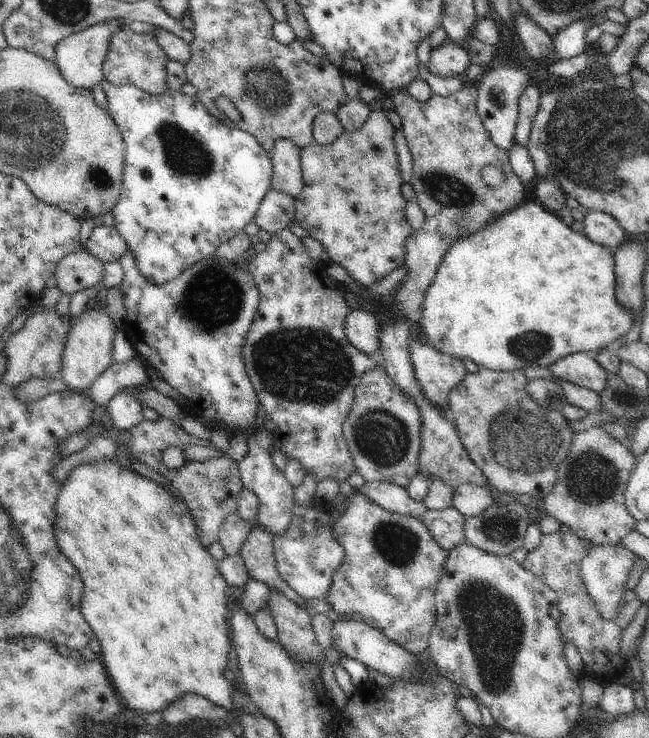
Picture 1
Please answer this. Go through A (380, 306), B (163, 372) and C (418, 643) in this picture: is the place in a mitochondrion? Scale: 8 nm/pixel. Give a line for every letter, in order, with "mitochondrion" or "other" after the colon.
A: other
B: other
C: other

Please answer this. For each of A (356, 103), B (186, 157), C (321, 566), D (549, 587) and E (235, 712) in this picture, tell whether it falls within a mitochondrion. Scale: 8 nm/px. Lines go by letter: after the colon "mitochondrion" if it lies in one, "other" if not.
A: other
B: mitochondrion
C: other
D: other
E: other

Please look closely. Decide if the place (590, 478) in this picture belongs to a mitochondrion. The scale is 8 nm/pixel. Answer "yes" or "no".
yes

